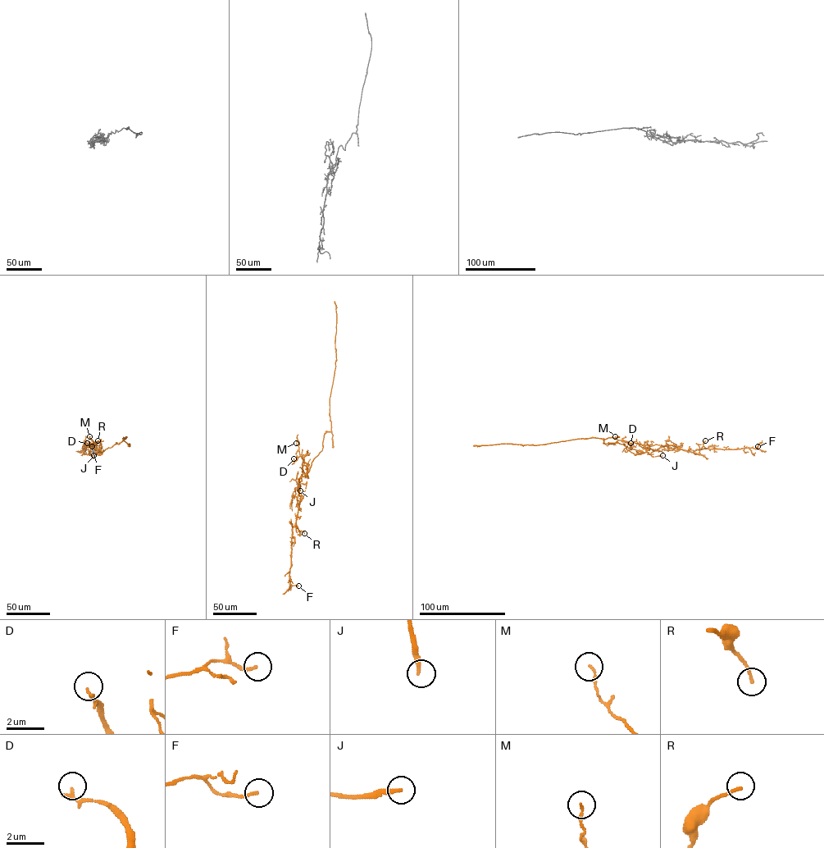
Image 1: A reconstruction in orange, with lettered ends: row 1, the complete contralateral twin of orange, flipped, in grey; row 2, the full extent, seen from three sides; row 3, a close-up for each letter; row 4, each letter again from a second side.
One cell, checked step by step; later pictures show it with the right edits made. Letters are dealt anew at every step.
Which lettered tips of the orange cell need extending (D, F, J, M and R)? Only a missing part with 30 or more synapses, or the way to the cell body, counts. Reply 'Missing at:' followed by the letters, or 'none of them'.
Missing at: J

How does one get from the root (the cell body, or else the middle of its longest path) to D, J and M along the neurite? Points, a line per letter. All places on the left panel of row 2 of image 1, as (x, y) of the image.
D: (108, 447), (100, 452), (95, 441), (89, 447), (87, 443)
J: (108, 447), (93, 455)
M: (108, 447), (100, 452), (96, 448), (96, 443), (89, 436)

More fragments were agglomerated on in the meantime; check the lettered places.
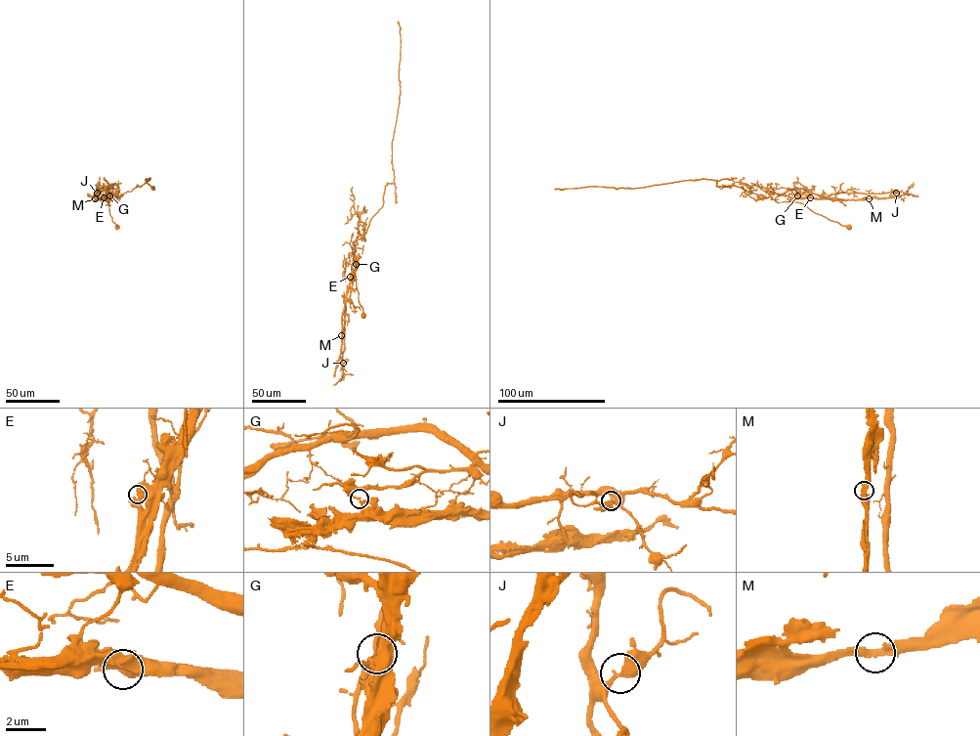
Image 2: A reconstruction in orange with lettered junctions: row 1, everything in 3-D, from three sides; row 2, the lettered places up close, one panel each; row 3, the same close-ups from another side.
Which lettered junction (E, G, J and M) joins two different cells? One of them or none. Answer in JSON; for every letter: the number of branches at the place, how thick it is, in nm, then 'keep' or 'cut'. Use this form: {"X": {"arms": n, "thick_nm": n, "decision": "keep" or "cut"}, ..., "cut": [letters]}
{"E": {"arms": 2, "thick_nm": 420, "decision": "keep"}, "G": {"arms": 2, "thick_nm": 260, "decision": "cut"}, "J": {"arms": 2, "thick_nm": 400, "decision": "keep"}, "M": {"arms": 2, "thick_nm": 400, "decision": "keep"}, "cut": ["G"]}

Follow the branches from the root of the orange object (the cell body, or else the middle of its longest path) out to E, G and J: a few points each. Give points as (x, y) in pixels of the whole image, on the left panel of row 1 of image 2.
E: (117, 226), (109, 213), (106, 188), (107, 194), (104, 197)
G: (117, 226), (109, 213), (108, 201), (106, 201), (108, 192), (106, 188), (110, 195)
J: (117, 226), (106, 201), (108, 192), (106, 188), (104, 197), (96, 199), (97, 193)

